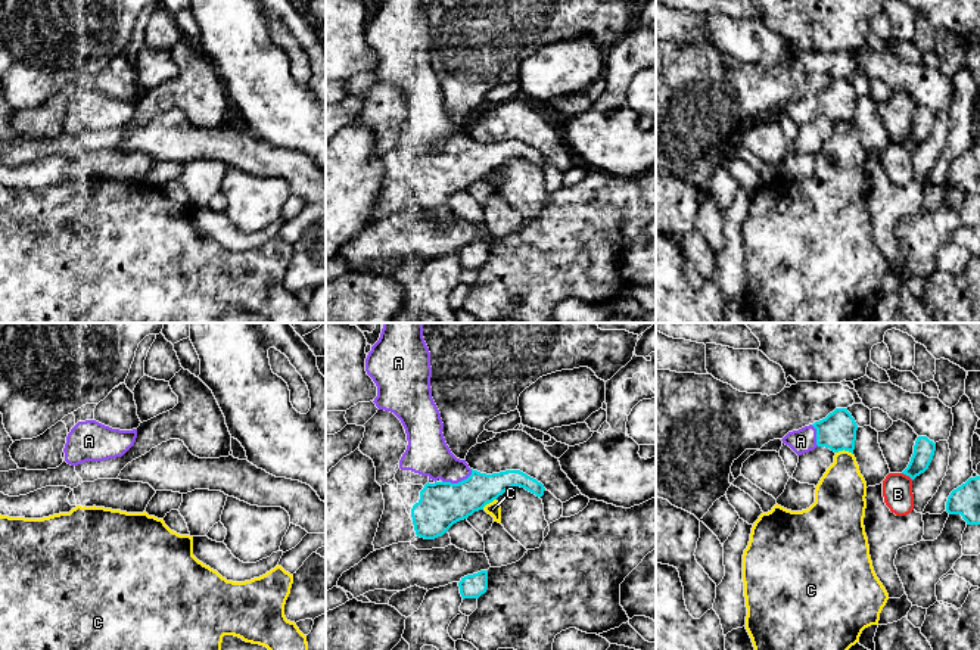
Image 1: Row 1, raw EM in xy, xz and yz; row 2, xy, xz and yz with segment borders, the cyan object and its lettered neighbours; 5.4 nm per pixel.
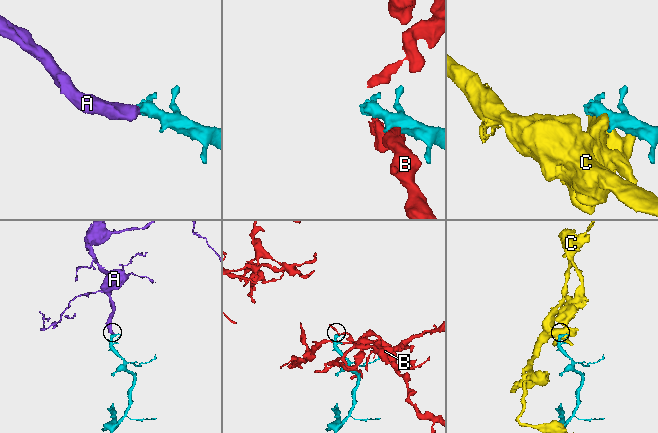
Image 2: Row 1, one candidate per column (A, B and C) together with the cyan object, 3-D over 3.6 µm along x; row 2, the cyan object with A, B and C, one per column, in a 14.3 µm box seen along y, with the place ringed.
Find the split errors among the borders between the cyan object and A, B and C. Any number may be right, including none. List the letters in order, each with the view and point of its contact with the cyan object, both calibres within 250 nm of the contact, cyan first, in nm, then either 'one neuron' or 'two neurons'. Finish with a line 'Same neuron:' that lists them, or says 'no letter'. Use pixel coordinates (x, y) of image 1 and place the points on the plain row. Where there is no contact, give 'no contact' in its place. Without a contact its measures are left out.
A: meets cyan in xz at (459, 152); 240 nm thick on the cyan side, 240 nm on the other; one neuron
B: meets cyan in yz at (908, 145); 120 nm thick on the cyan side, 160 nm on the other; two neurons
C: meets cyan in yz at (845, 120); 200 nm thick on the cyan side, 280 nm on the other; two neurons
Same neuron: A

